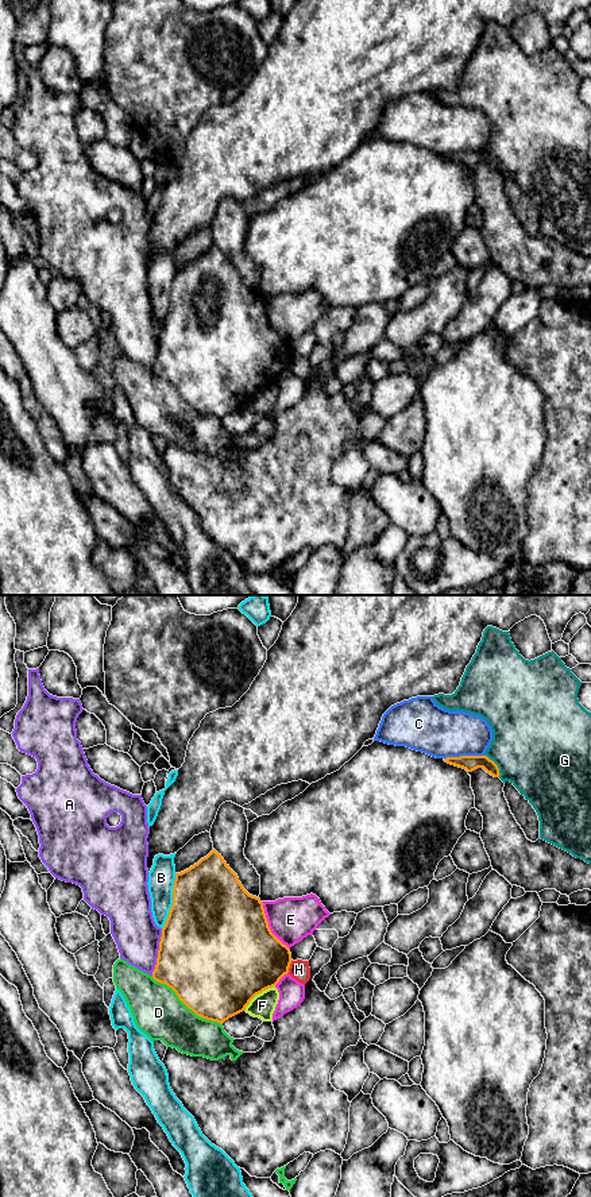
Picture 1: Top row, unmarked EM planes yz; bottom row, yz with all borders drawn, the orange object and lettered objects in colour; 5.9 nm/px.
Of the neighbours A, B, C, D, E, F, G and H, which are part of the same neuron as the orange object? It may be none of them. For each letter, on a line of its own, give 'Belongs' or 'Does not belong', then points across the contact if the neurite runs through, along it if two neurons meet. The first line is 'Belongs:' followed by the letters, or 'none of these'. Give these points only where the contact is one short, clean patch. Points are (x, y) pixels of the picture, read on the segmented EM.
Belongs: none of these
A: Does not belong
B: Does not belong
C: Does not belong
D: Does not belong
E: Does not belong
F: Does not belong
G: Does not belong. Boundary: yz (485, 755), (497, 765), (499, 776)
H: Does not belong. Boundary: yz (292, 960), (286, 973)

